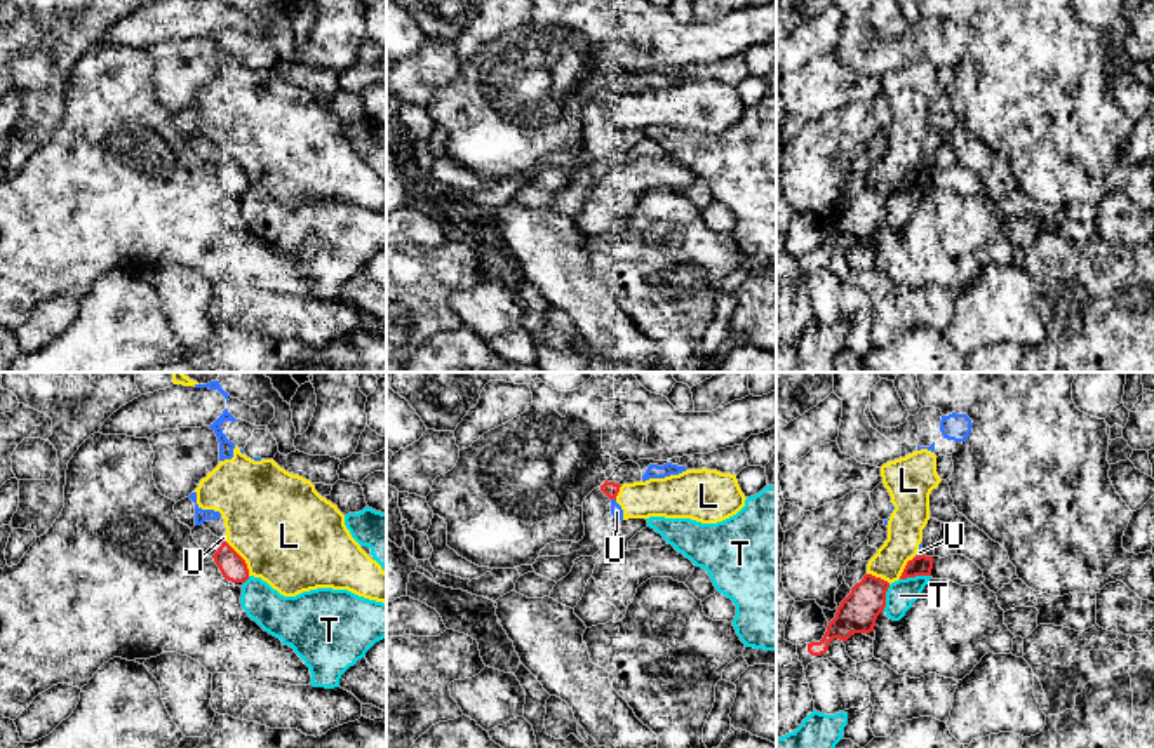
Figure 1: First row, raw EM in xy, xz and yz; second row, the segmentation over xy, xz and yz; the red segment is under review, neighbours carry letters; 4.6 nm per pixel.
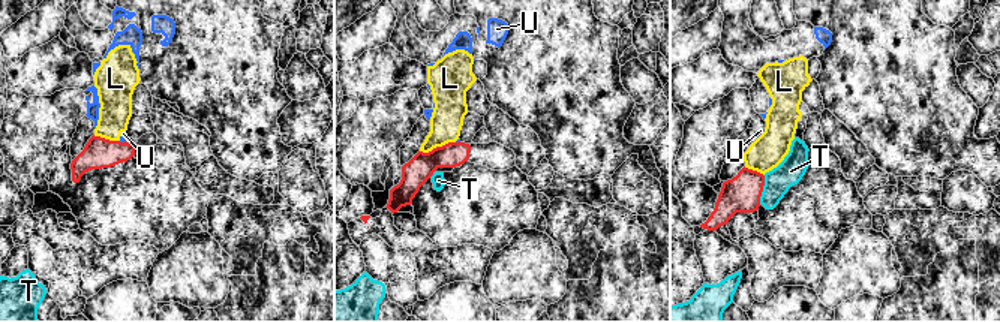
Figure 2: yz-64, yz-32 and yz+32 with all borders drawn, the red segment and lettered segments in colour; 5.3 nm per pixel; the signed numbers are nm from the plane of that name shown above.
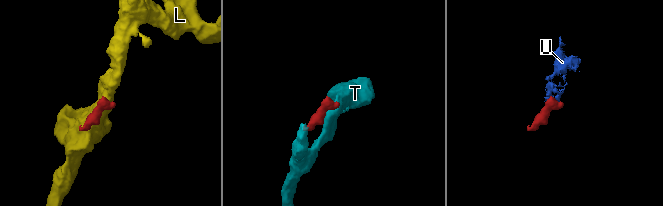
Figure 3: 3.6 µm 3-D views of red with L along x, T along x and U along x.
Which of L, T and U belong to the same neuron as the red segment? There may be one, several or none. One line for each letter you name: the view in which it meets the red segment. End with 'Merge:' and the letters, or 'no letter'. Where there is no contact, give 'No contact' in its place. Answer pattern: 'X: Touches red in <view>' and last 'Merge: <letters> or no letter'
Merge: no letter

